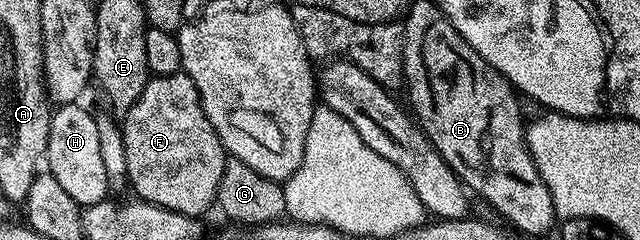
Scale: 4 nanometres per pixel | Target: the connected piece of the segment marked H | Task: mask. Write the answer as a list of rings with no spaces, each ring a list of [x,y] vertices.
[[[79,103],[59,105],[52,113],[46,168],[62,185],[62,190],[74,198],[74,202],[87,206],[109,199],[110,189],[106,182],[106,169],[102,163],[102,153],[98,142],[96,116],[80,108]]]

